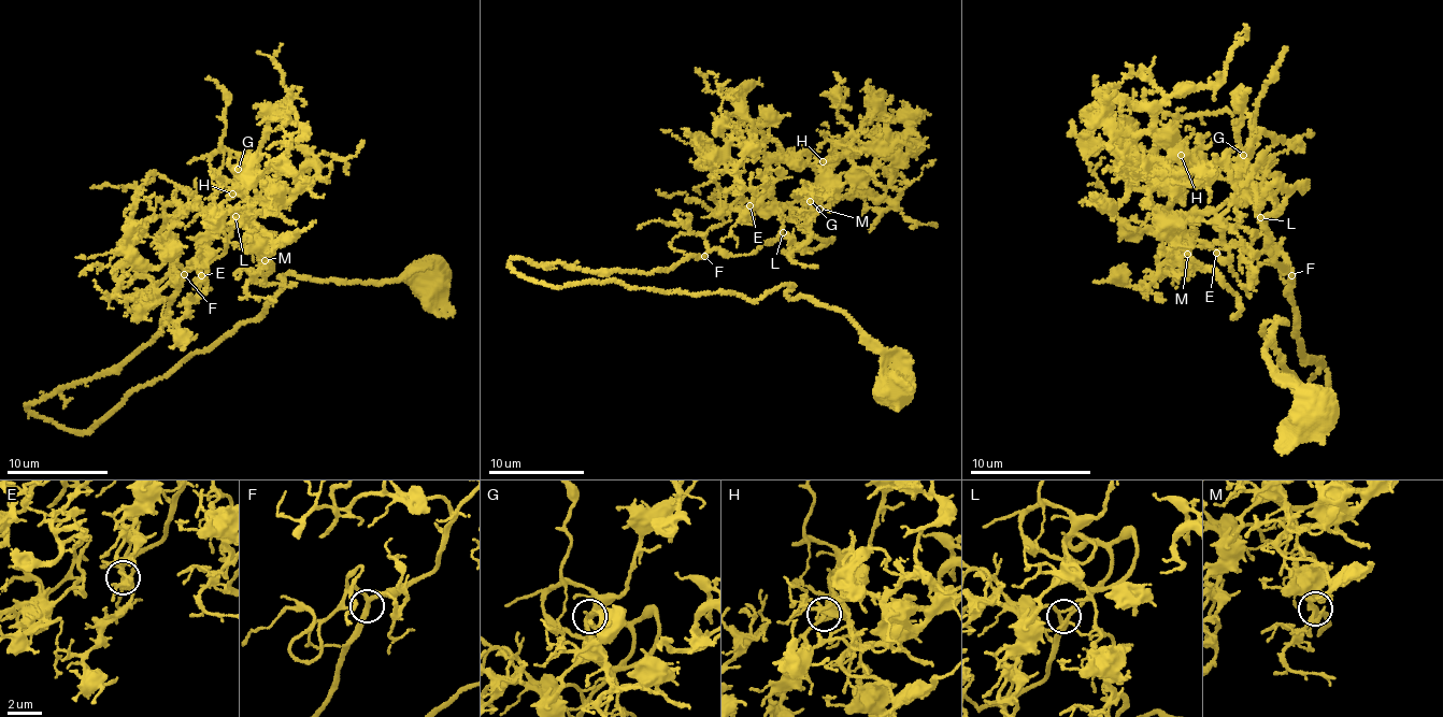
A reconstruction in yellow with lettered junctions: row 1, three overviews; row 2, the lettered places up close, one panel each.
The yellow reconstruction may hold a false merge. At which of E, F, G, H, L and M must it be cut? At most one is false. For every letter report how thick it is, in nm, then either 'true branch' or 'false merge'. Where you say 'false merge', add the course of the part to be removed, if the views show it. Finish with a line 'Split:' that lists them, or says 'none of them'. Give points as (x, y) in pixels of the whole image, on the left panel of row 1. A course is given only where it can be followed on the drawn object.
E: 190 nm | true branch
F: 240 nm | true branch
G: 280 nm | true branch
H: 440 nm | true branch
L: 200 nm | true branch
M: 200 nm | true branch
Split: none of them

